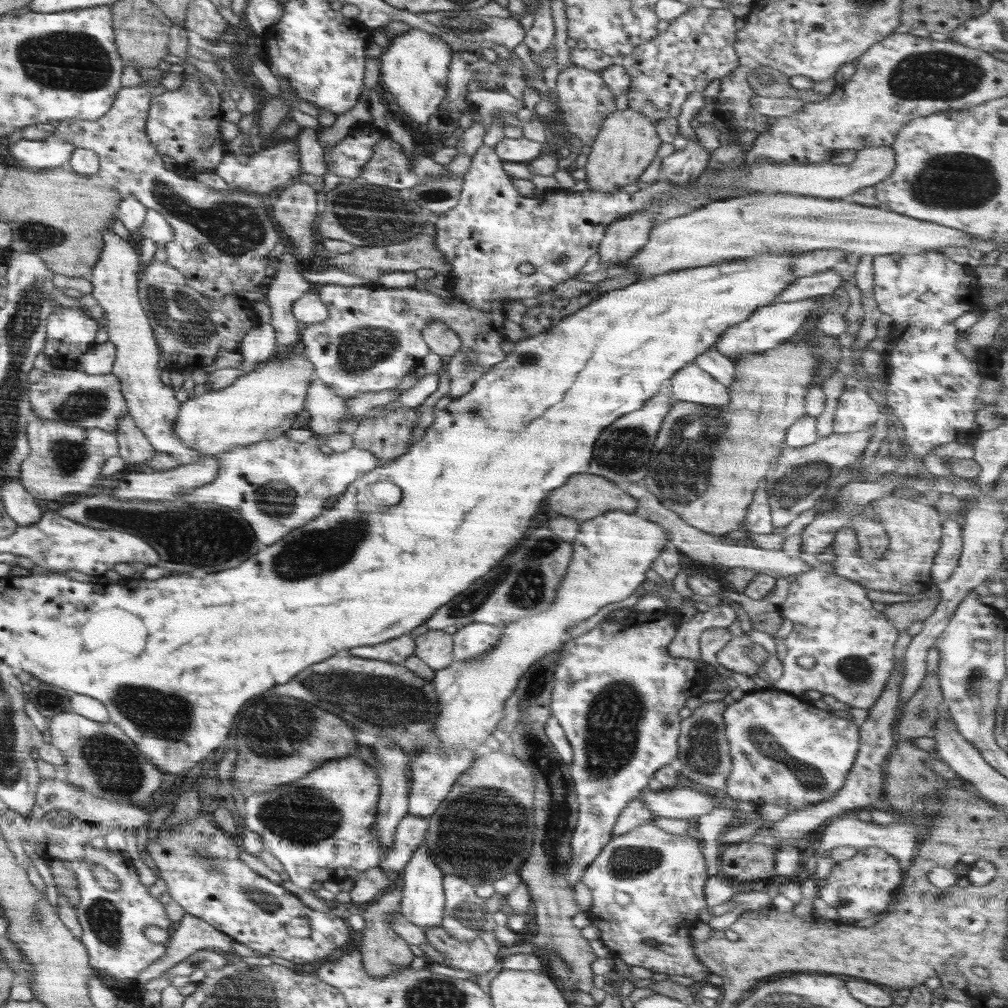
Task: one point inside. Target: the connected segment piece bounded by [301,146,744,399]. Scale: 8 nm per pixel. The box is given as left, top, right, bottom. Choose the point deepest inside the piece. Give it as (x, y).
(372, 340)

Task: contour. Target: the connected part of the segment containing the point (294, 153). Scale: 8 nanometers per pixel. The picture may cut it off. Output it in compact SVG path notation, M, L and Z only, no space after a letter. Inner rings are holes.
M278 136L276 142L263 146L256 152L250 153L246 164L239 163L235 160L234 154L226 151L222 157L222 162L216 166L216 174L221 176L233 189L238 188L242 191L248 191L256 196L267 198L269 192L274 188L290 182L292 178L304 174L302 165L300 165L298 141L295 138L285 139Z

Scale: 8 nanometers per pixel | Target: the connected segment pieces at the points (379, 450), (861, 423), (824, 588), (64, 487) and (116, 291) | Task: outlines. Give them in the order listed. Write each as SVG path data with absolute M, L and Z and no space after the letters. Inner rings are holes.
M398 408L386 416L364 418L352 434L352 447L375 454L381 466L404 455L412 447L417 408Z
M862 388L846 389L834 412L832 432L846 434L876 424L880 417L879 403Z
M817 569L797 575L780 607L783 618L792 621L792 631L785 639L787 655L781 660L783 673L778 682L772 684L773 688L794 696L816 690L822 695L834 696L854 708L869 709L874 706L894 669L894 644L898 630L881 612L874 610L873 602L867 597L868 591L866 586L856 581ZM802 656L812 656L816 660L812 668L803 668L796 663Z
M32 414L27 436L32 436L32 456L24 460L19 480L35 498L56 500L66 494L86 492L96 482L108 458L119 455L116 433L100 429L85 429L54 422Z
M104 230L102 236L106 246L104 246L103 256L100 256L99 263L96 264L89 278L93 286L90 295L97 300L105 312L103 327L108 332L108 342L117 347L111 373L119 379L129 414L135 420L135 424L147 435L154 450L172 454L181 466L191 464L206 455L184 446L174 432L174 421L178 417L181 402L176 400L173 388L166 386L160 377L161 369L158 366L160 352L147 313L144 312L139 299L139 255L128 238L118 236L113 230L112 232Z

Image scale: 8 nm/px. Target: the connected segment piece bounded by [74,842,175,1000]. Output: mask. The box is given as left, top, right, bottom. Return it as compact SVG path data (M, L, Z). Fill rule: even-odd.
M86 842L84 848L84 862L78 862L75 866L76 881L79 883L81 901L75 906L77 919L83 928L80 940L90 954L90 964L100 981L111 988L118 998L128 1000L128 981L132 981L142 970L150 967L152 962L162 957L165 951L165 944L155 944L146 936L148 926L160 926L171 930L174 924L164 912L164 906L154 900L148 894L148 888L141 884L136 868L127 854L110 852L108 848L96 850ZM92 862L104 866L109 872L116 876L120 882L120 888L116 891L106 891L100 888L94 880L90 868Z

